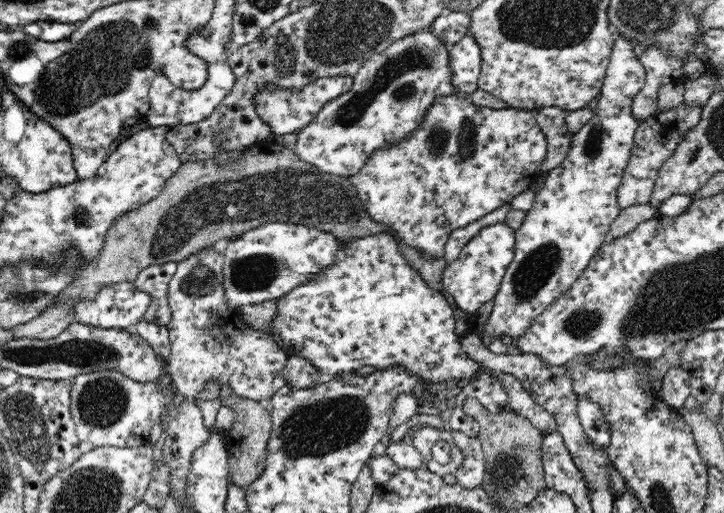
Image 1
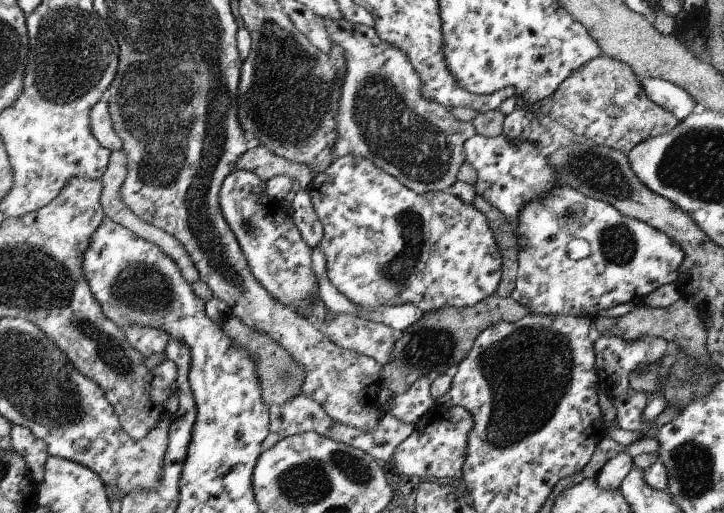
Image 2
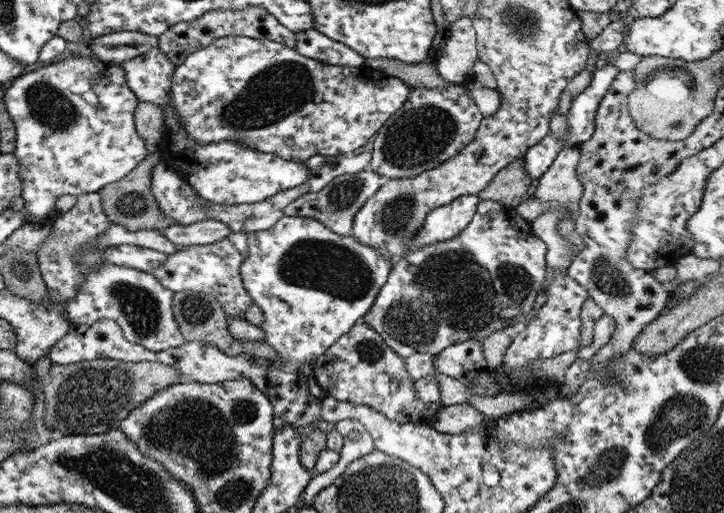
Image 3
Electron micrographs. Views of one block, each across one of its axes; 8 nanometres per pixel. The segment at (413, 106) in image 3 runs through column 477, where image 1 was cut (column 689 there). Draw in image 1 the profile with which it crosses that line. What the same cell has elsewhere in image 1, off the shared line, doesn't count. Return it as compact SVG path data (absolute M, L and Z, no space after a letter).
M682 103L673 109L667 111L658 111L639 123L636 129L631 155L626 165L620 186L617 188L617 201L619 209L636 206L636 204L647 204L653 193L656 177L662 164L676 152L678 144L684 140L686 132L690 132L690 128L694 128L700 122L700 114L702 114L702 105L688 107L686 103Z

